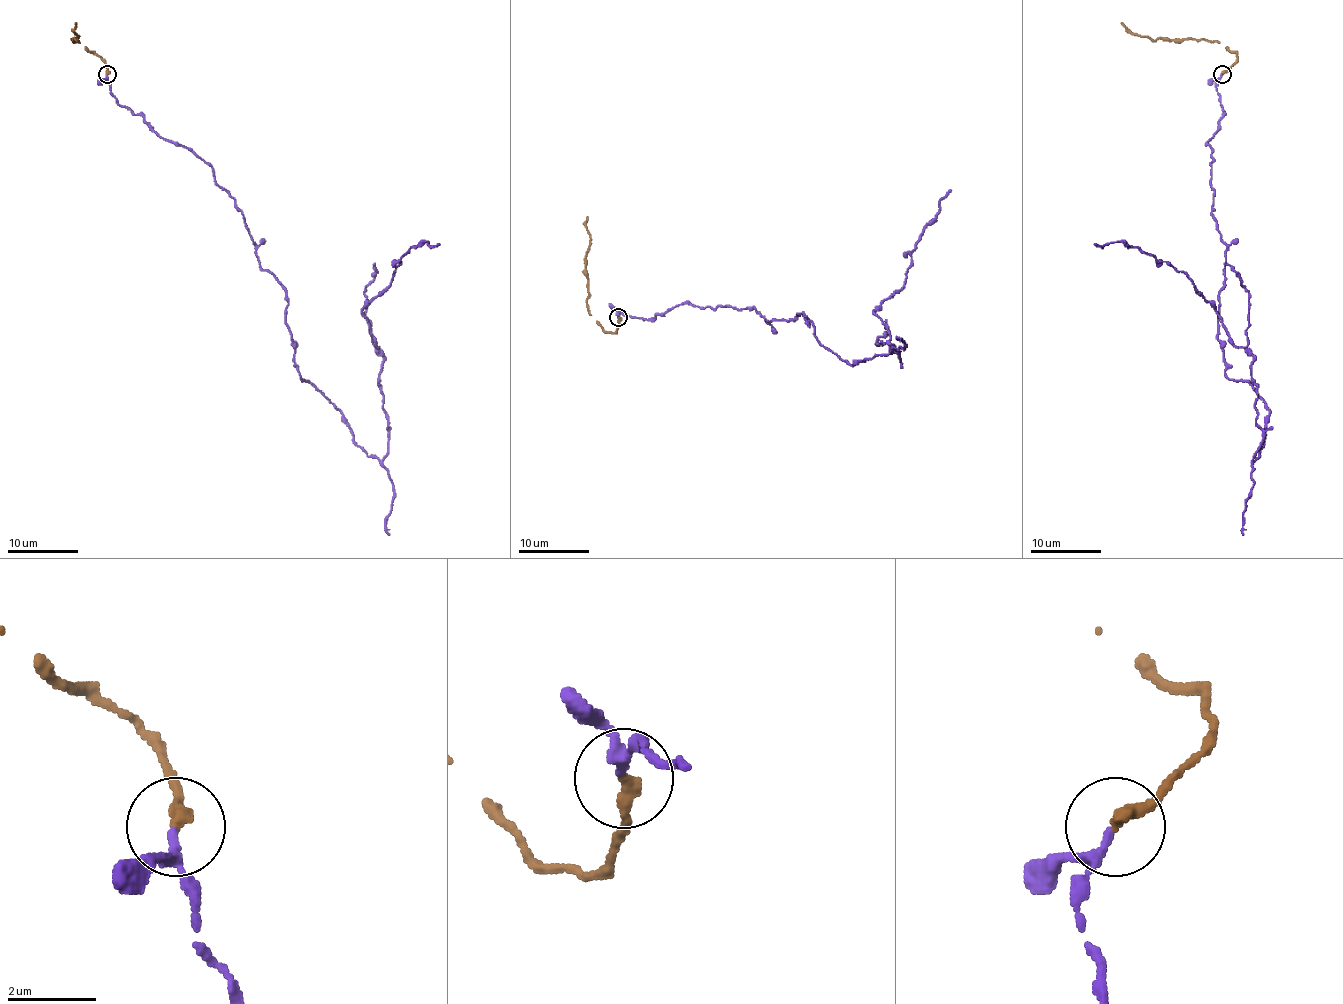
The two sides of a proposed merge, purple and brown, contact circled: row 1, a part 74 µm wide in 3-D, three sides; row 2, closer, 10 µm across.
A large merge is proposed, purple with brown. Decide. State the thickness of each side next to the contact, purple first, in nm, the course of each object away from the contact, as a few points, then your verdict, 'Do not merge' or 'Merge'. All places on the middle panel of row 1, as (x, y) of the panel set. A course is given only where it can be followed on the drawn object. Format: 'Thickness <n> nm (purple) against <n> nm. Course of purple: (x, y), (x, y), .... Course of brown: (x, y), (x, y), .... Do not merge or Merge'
Thickness 170 nm (purple) against 320 nm. Course of purple: (619, 317), (690, 303), (767, 322), (803, 313), (851, 365), (900, 358), (873, 312), (951, 190). Course of brown: (619, 317), (619, 328), (612, 333), (605, 331), (589, 312), (585, 257), (591, 234), (585, 225), (587, 216). Merge

